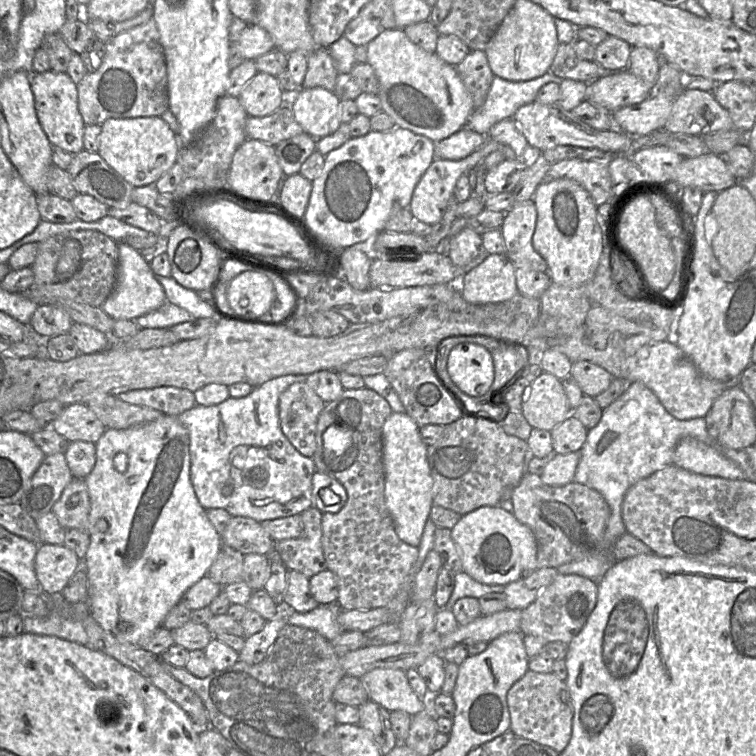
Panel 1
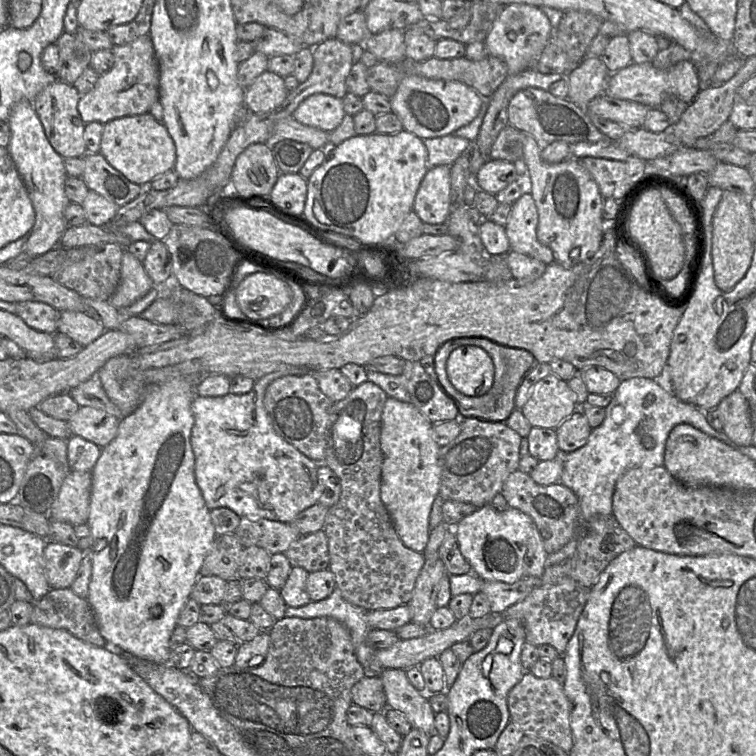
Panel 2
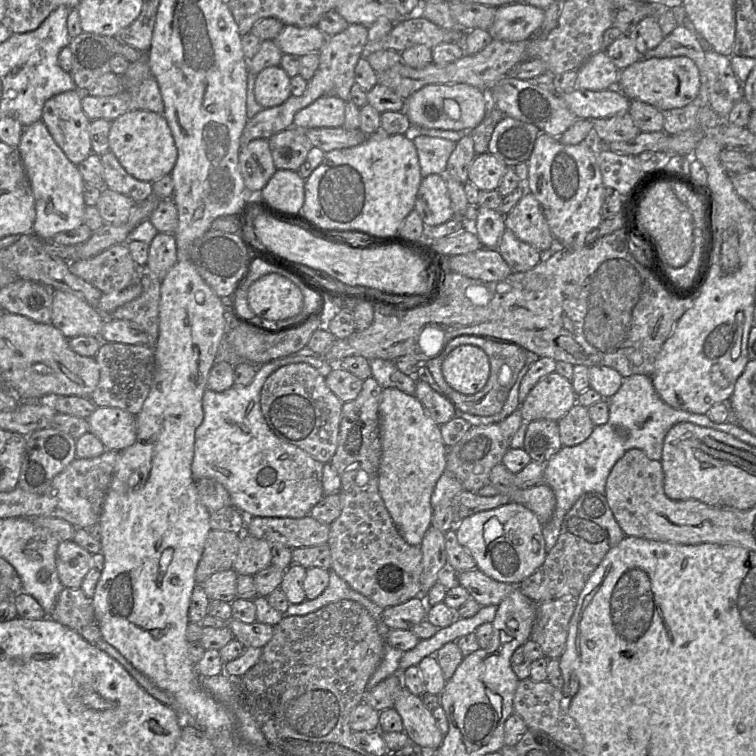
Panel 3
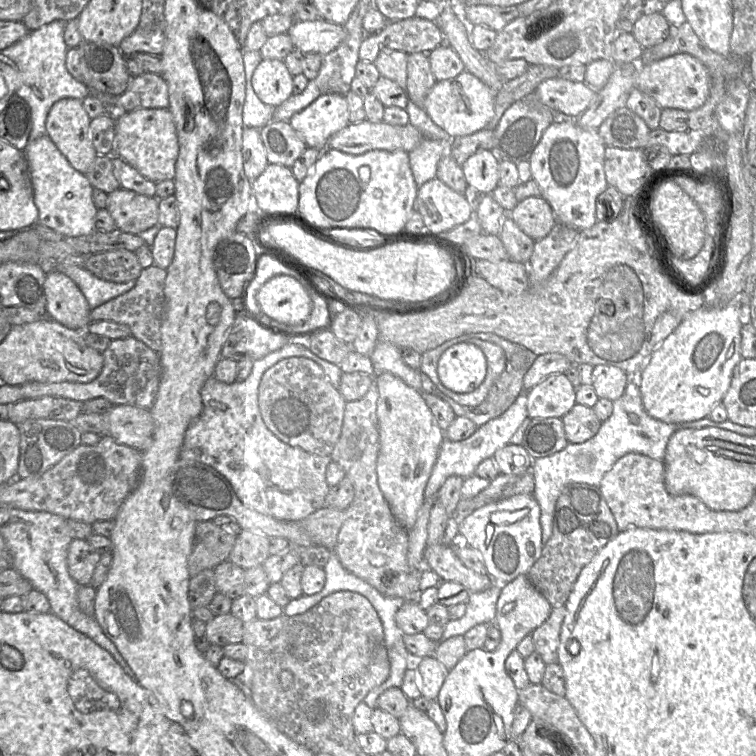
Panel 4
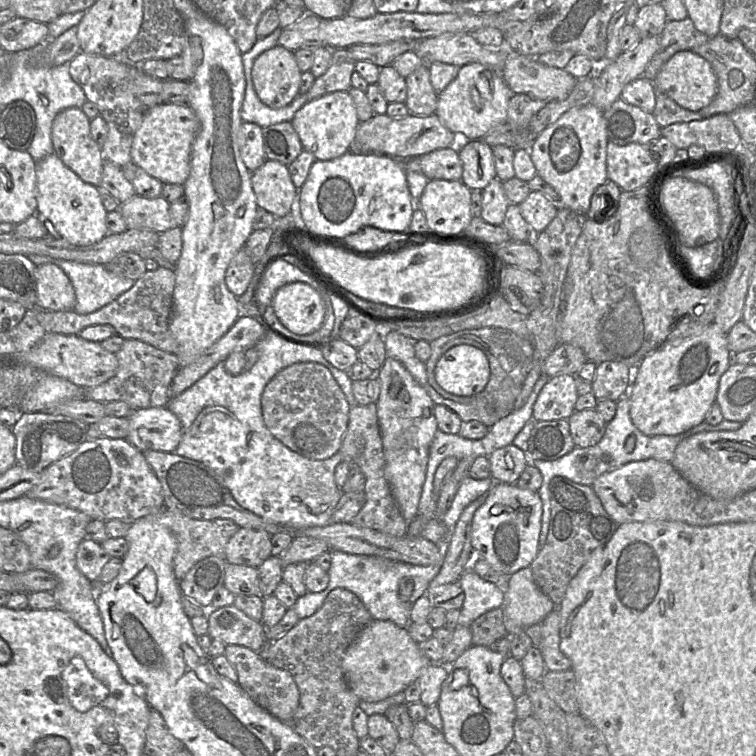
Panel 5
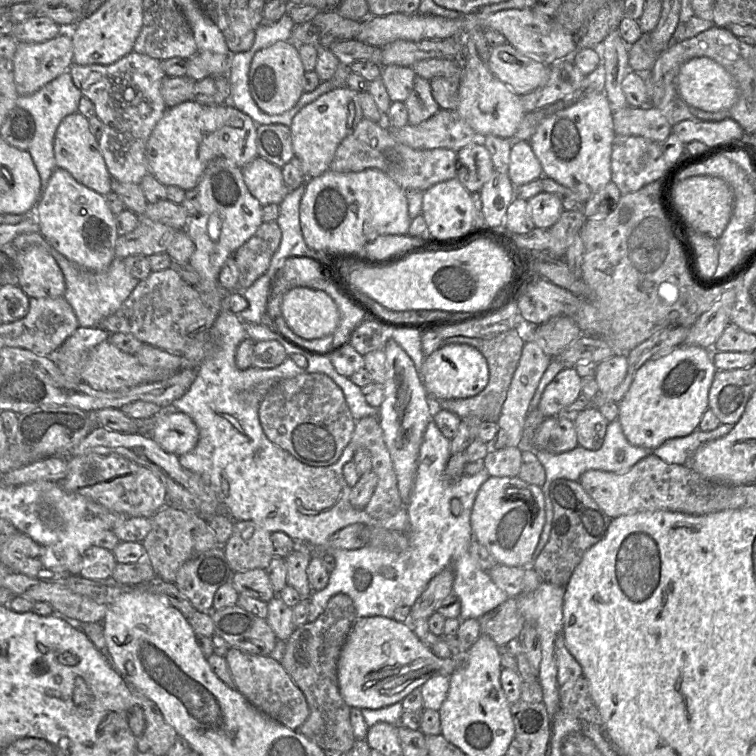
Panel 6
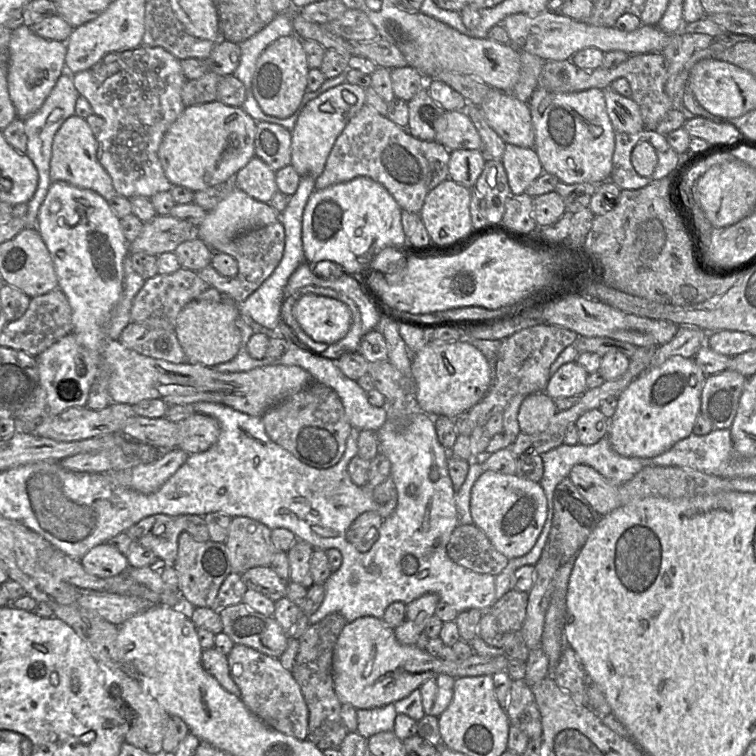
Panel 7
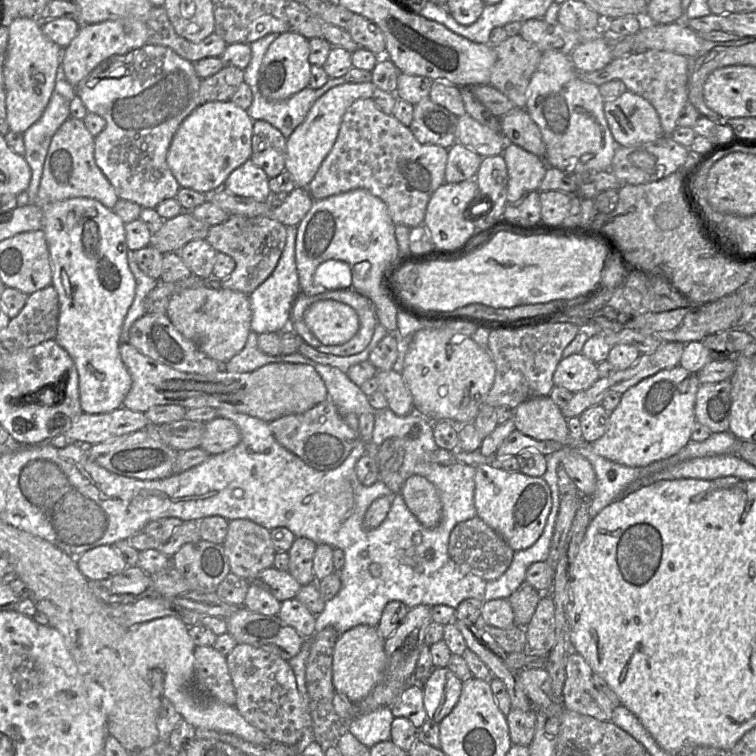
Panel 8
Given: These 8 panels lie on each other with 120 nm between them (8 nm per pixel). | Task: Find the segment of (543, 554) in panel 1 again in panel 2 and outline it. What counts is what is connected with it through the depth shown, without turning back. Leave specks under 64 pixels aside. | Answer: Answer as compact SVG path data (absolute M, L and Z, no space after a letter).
M516 470L505 480L501 493L509 507L516 508L533 519L548 554L560 550L575 537L575 526L579 520L579 501L575 493L565 485L539 485L529 474Z

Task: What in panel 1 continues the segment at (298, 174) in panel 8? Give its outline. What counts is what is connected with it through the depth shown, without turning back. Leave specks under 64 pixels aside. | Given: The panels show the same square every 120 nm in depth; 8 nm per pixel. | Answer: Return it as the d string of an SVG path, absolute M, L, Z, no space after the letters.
M325 88L298 89L289 96L296 121L313 138L334 133L340 126L340 99Z

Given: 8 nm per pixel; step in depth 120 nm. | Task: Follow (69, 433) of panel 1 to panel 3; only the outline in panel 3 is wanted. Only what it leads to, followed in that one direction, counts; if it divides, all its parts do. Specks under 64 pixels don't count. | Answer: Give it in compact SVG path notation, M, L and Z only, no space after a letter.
M97 407L87 418L89 431L95 434L106 450L121 451L136 440L135 415L116 407Z

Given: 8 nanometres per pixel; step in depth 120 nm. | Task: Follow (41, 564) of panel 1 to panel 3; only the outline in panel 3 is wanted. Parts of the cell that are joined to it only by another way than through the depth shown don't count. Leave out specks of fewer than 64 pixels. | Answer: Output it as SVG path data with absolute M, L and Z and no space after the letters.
M63 540L57 548L56 566L64 587L79 588L93 567L93 555L73 540Z

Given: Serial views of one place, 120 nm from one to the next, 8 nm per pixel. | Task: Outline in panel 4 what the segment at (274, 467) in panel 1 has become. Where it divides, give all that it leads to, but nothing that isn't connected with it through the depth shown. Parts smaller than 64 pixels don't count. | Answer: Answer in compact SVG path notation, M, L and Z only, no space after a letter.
M290 341L282 348L255 360L250 375L243 381L227 384L209 377L201 388L203 410L186 430L180 458L209 465L224 475L231 483L239 500L248 508L285 521L301 521L313 512L325 507L330 490L326 469L331 456L319 456L281 441L265 425L259 408L259 386L264 373L277 362L289 357L305 357L319 364L332 385L339 390L342 370L339 365L315 355L303 342Z

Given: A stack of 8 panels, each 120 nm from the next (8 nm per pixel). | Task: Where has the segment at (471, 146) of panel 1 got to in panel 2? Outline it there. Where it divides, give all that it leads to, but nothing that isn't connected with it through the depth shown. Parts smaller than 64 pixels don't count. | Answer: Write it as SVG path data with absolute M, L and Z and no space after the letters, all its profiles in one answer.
M454 135L426 138L423 142L428 151L428 169L440 165L451 166L471 143L469 140Z

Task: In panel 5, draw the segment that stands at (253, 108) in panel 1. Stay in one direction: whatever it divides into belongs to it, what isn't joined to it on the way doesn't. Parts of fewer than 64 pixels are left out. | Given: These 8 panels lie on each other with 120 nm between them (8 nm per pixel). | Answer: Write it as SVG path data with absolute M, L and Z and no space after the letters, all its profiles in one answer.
M277 45L255 59L251 76L259 99L268 107L278 109L300 94L301 74L294 52Z

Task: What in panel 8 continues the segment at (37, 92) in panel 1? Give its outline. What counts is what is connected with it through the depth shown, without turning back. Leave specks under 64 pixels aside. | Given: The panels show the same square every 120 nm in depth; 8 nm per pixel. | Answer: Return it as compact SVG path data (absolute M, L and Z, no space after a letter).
M70 117L56 131L48 149L38 190L38 203L41 206L83 197L95 199L109 209L114 208L119 197L95 162L94 139L83 119Z

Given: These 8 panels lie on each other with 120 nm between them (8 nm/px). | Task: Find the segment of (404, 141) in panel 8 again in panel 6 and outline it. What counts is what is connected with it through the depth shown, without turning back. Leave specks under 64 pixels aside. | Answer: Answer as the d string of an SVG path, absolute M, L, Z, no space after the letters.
M384 116L384 123L377 123L372 120L369 120L367 118L363 118L356 126L354 131L345 137L342 142L337 147L337 150L335 152L335 156L330 164L329 170L339 173L348 173L348 172L360 172L363 170L366 170L368 168L376 168L384 173L386 173L389 177L391 177L400 187L402 187L405 191L406 190L420 190L425 192L427 189L432 187L433 185L443 182L449 179L453 179L457 175L457 152L451 150L451 149L444 149L444 148L435 148L435 149L413 149L409 146L406 146L399 141L397 141L393 135L392 131L389 129L387 125L385 125L385 116Z

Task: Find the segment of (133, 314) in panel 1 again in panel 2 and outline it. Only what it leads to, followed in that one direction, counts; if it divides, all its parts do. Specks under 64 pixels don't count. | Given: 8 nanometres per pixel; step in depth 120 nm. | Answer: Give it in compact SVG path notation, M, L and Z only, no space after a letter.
M125 249L120 281L109 301L116 308L128 307L145 296L153 286L143 263Z

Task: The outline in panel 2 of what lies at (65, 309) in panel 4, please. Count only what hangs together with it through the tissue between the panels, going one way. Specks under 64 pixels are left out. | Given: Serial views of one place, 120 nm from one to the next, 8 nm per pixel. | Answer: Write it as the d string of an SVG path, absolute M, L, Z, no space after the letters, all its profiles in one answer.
M60 311L57 331L68 335L84 347L99 338L105 327L85 312Z

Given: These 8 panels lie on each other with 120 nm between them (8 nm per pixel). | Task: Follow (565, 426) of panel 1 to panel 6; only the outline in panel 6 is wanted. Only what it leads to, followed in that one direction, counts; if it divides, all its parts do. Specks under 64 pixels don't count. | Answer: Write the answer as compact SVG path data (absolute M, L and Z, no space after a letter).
M587 407L573 416L573 422L579 446L591 451L602 447L609 422L598 408Z

